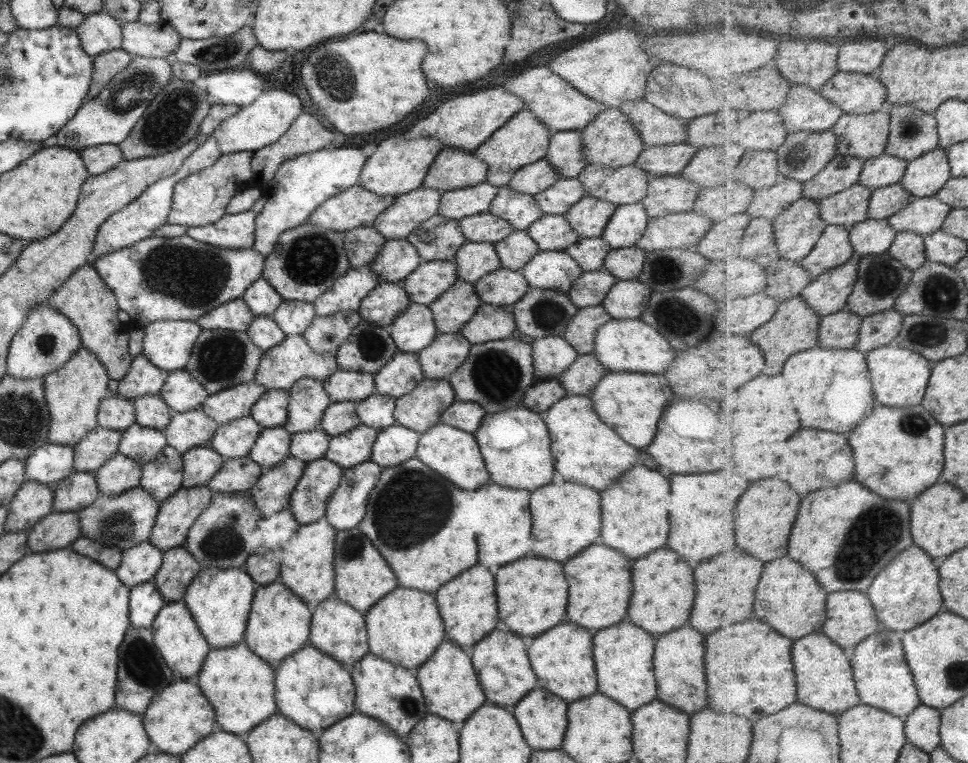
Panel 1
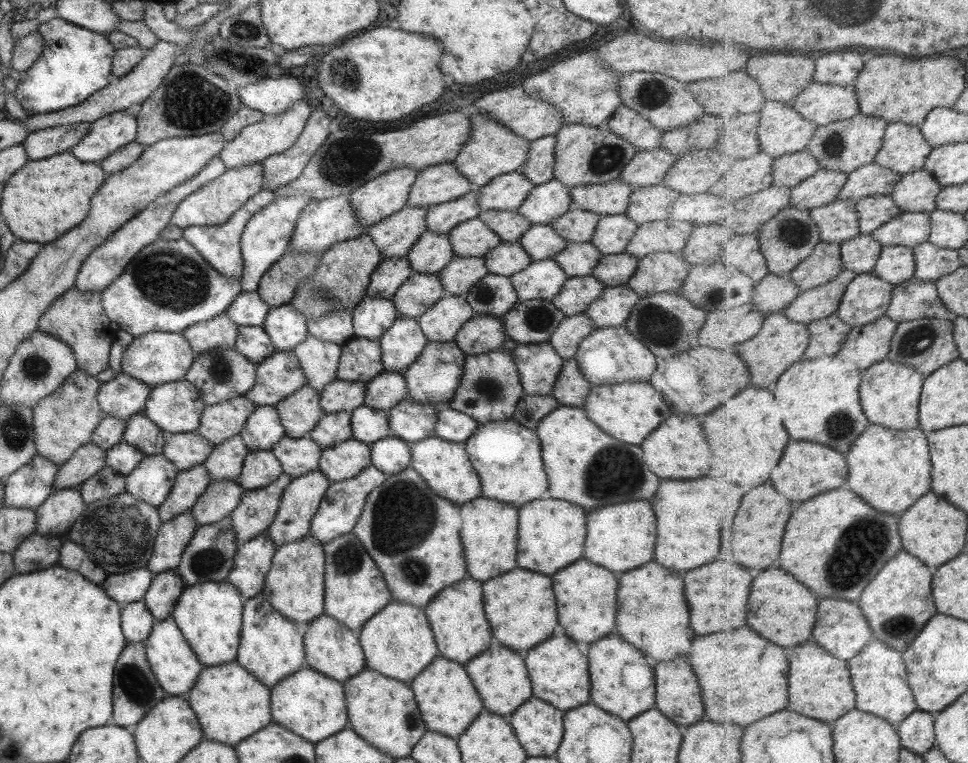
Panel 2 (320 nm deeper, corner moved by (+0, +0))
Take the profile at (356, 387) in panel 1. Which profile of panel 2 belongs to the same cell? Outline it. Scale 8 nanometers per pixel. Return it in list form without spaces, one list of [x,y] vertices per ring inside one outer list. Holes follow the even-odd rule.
[[[339,379],[326,384],[320,393],[319,407],[324,415],[339,412],[349,413],[363,405],[365,385],[361,382],[349,382]]]

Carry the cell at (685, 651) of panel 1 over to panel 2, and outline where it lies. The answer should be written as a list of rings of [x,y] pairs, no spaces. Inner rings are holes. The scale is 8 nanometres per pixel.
[[[679,658],[658,662],[653,668],[649,669],[649,679],[652,680],[655,687],[654,708],[667,718],[678,728],[689,726],[693,722],[699,722],[701,714],[703,714],[703,706],[701,706],[701,696],[699,696],[699,686],[697,680],[691,672],[691,668],[681,662]]]

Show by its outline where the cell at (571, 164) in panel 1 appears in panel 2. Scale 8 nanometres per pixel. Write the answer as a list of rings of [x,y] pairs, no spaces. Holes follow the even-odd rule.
[[[554,135],[542,136],[529,142],[527,158],[518,172],[533,185],[552,179]]]

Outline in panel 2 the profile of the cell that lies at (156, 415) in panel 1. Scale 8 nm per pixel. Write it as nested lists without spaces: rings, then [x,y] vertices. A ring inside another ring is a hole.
[[[140,412],[125,421],[122,441],[142,451],[144,455],[151,455],[162,452],[165,437],[163,431]]]

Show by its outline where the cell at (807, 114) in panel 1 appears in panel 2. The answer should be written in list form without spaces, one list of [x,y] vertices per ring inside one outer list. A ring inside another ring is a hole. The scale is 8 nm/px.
[[[768,100],[759,113],[761,115],[758,134],[761,144],[760,152],[766,152],[774,159],[783,155],[805,151],[819,128],[816,122],[811,122],[805,118],[799,110],[796,110],[796,107],[778,100]]]

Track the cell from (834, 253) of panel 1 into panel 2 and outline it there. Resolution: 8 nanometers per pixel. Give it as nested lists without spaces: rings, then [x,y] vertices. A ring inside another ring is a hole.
[[[820,241],[812,255],[790,275],[792,281],[804,291],[831,282],[844,269],[842,245]]]

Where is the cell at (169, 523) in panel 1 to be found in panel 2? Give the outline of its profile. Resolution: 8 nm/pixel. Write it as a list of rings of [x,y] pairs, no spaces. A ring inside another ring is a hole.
[[[190,511],[161,523],[157,530],[152,555],[146,562],[146,569],[153,576],[161,571],[175,569],[195,529],[195,521]]]

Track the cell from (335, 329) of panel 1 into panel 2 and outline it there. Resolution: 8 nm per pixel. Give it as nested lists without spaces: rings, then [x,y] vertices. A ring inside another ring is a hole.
[[[310,334],[292,348],[309,388],[320,394],[326,384],[336,379],[340,350],[340,345],[319,340]]]

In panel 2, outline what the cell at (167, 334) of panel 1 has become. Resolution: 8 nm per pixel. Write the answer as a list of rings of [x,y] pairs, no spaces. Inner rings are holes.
[[[148,332],[133,337],[121,353],[120,372],[141,381],[151,389],[154,386],[180,380],[193,362],[194,352],[181,332]]]

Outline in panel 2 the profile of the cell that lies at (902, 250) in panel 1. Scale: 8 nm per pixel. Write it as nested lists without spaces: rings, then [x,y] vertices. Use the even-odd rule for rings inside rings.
[[[884,246],[873,273],[895,286],[908,281],[916,273],[914,249],[905,246]]]

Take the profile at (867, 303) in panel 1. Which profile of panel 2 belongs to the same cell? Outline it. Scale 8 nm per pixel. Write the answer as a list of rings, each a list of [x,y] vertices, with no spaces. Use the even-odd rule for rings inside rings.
[[[873,272],[859,274],[848,286],[835,314],[852,327],[871,324],[888,312],[894,289],[893,283]]]

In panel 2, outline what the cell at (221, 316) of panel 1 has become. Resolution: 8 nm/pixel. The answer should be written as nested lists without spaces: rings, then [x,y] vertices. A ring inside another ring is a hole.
[[[223,312],[215,318],[188,326],[181,333],[194,354],[201,354],[212,348],[232,347],[238,333],[237,327]]]

